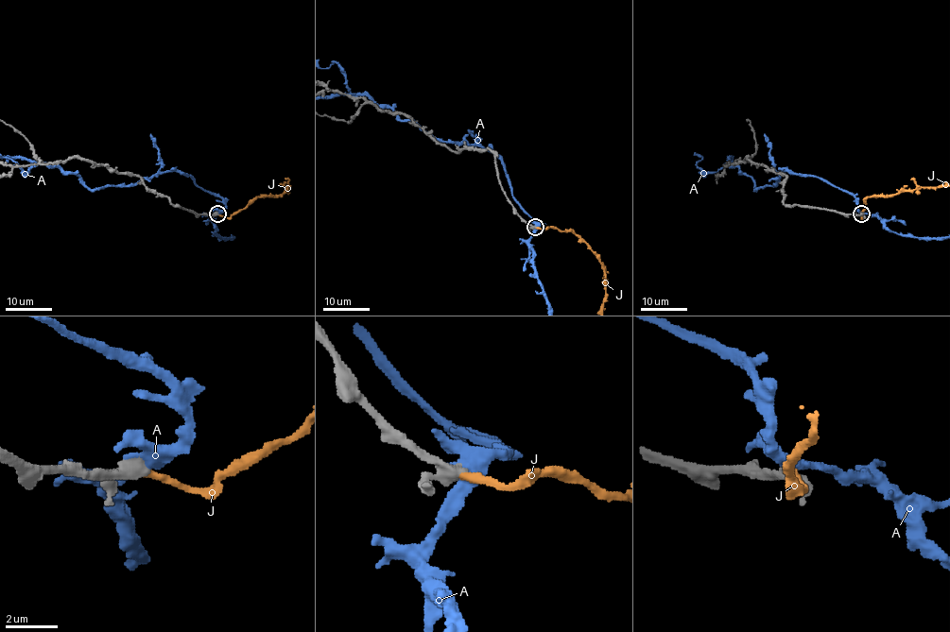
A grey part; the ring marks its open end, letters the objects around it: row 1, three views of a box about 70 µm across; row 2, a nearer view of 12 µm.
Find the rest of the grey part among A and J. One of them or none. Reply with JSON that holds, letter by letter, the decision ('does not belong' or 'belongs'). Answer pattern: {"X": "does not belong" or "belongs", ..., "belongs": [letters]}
{"A": "does not belong", "J": "belongs", "belongs": ["J"]}

